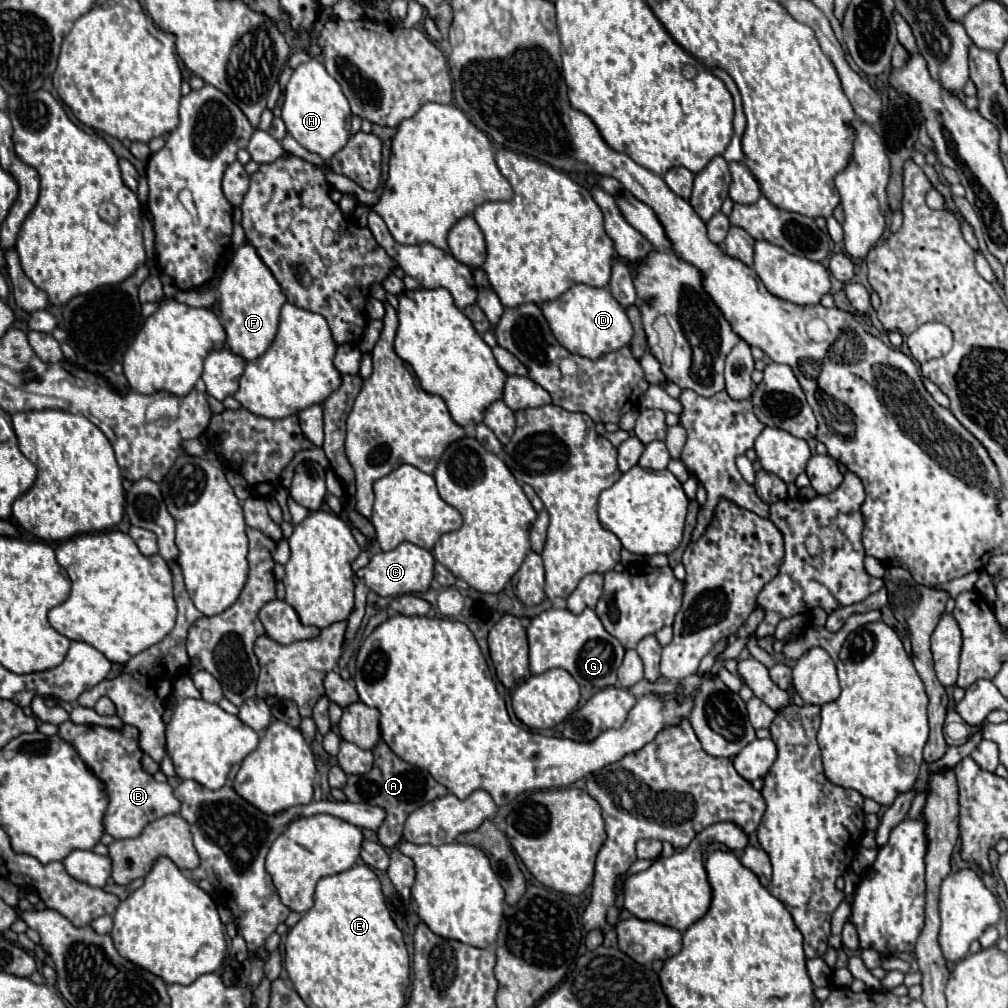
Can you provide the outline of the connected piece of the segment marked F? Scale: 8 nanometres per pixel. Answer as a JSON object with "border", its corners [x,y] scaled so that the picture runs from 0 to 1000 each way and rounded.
{"border":[[[241,241],[231,251],[229,261],[219,273],[217,279],[217,301],[219,301],[219,320],[225,328],[225,342],[229,350],[241,354],[243,358],[251,358],[261,352],[269,338],[273,336],[277,322],[279,303],[285,299],[271,271],[267,271],[265,263],[255,255],[253,247],[247,241]]]}

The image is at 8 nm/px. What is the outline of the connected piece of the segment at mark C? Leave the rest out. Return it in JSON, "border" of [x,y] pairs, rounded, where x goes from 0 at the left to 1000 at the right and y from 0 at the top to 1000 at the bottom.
{"border":[[[400,537],[390,547],[374,547],[366,553],[366,559],[358,563],[352,570],[374,590],[378,592],[390,592],[390,590],[402,590],[402,588],[420,588],[426,584],[430,576],[430,561],[432,555],[428,547],[414,543],[406,537]]]}

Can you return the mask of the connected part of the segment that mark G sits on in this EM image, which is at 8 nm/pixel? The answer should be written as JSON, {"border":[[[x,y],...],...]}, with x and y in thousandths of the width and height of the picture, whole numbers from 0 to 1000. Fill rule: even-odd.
{"border":[[[543,604],[527,616],[522,628],[527,668],[541,668],[557,662],[564,666],[576,682],[598,684],[612,680],[612,664],[618,656],[620,644],[608,630],[600,626],[588,604],[580,604],[574,610],[568,610],[564,604]]]}

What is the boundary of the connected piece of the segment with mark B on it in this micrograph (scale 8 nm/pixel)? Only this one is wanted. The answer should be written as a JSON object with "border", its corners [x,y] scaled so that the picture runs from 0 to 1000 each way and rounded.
{"border":[[[66,715],[59,719],[59,729],[76,743],[78,751],[84,755],[88,765],[104,777],[108,789],[108,803],[104,807],[104,824],[112,828],[112,832],[136,830],[146,816],[178,805],[178,795],[172,789],[170,779],[167,776],[156,776],[152,773],[152,769],[142,765],[140,761],[142,747],[136,737],[138,725],[132,723],[130,719],[122,723],[106,723],[98,719],[74,719]]]}

